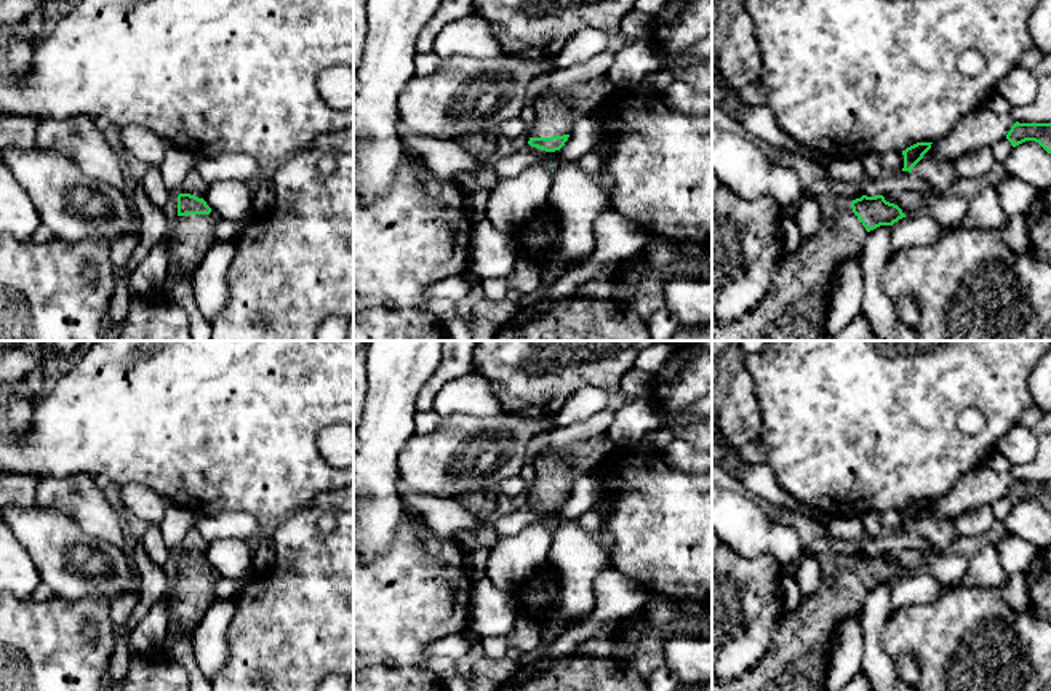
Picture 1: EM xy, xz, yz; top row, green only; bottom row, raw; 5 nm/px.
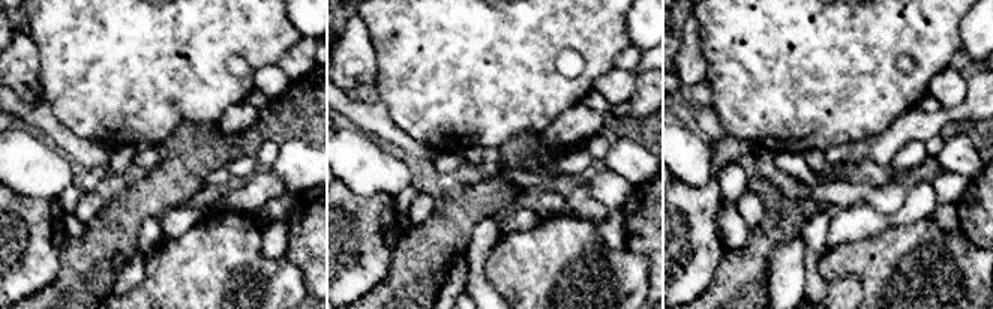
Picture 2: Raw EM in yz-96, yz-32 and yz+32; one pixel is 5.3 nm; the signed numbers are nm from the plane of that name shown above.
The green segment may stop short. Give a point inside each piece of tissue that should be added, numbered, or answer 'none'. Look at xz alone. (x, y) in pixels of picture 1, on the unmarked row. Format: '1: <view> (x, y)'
1: xz (555, 471)

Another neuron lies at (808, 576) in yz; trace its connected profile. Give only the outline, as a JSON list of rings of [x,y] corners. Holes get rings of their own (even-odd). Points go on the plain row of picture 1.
[[[805,557],[793,576],[803,597],[809,597],[822,582],[821,563],[813,557]]]

